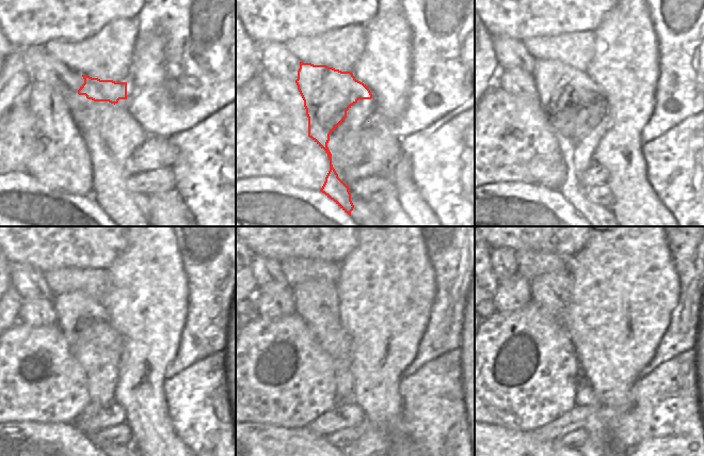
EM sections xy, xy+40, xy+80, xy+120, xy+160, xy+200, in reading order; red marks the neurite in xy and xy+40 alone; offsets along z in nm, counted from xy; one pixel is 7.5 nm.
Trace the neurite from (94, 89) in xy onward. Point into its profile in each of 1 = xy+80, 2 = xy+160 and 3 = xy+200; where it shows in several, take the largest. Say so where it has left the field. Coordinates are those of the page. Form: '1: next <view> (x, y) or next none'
1: next xy+80 (575, 107)
2: next xy+160 (316, 301)
3: next xy+200 (552, 292)

